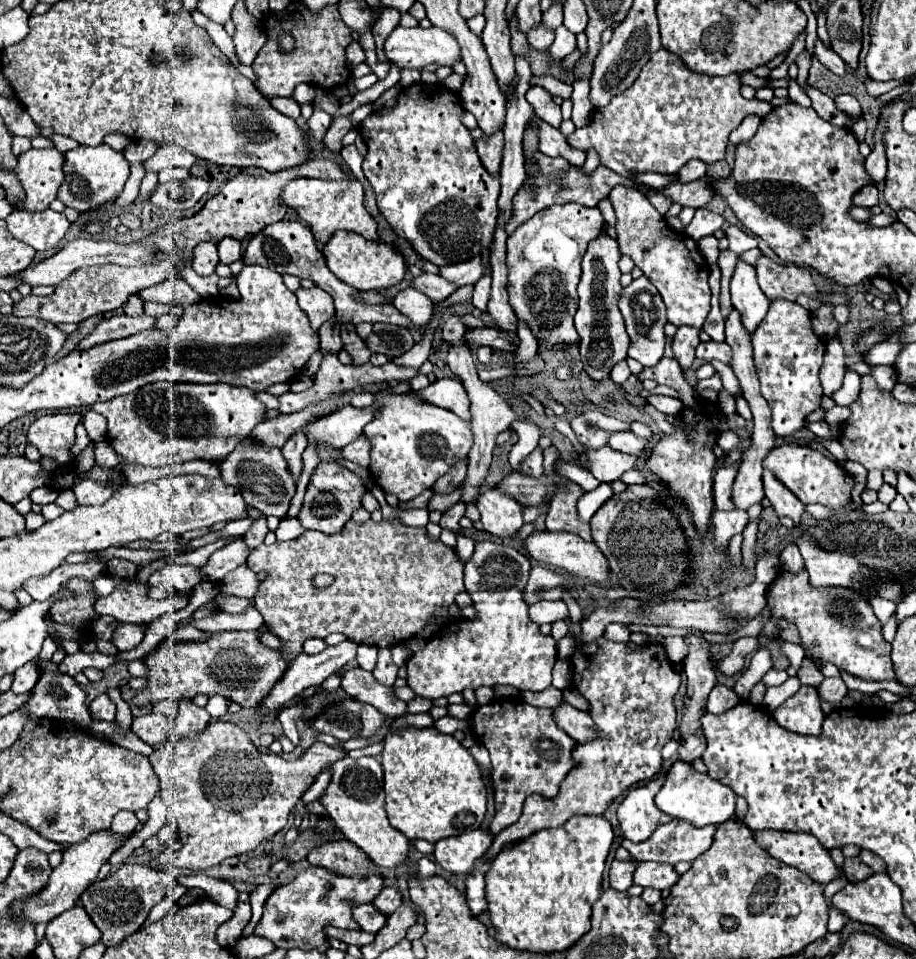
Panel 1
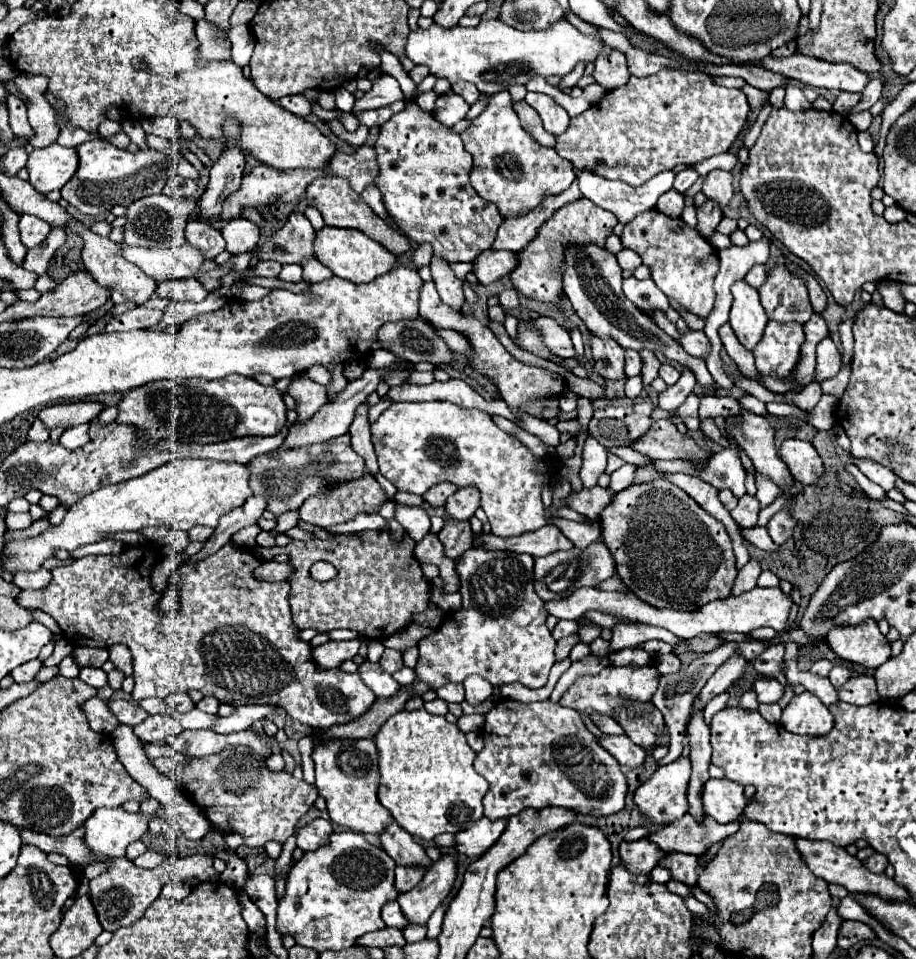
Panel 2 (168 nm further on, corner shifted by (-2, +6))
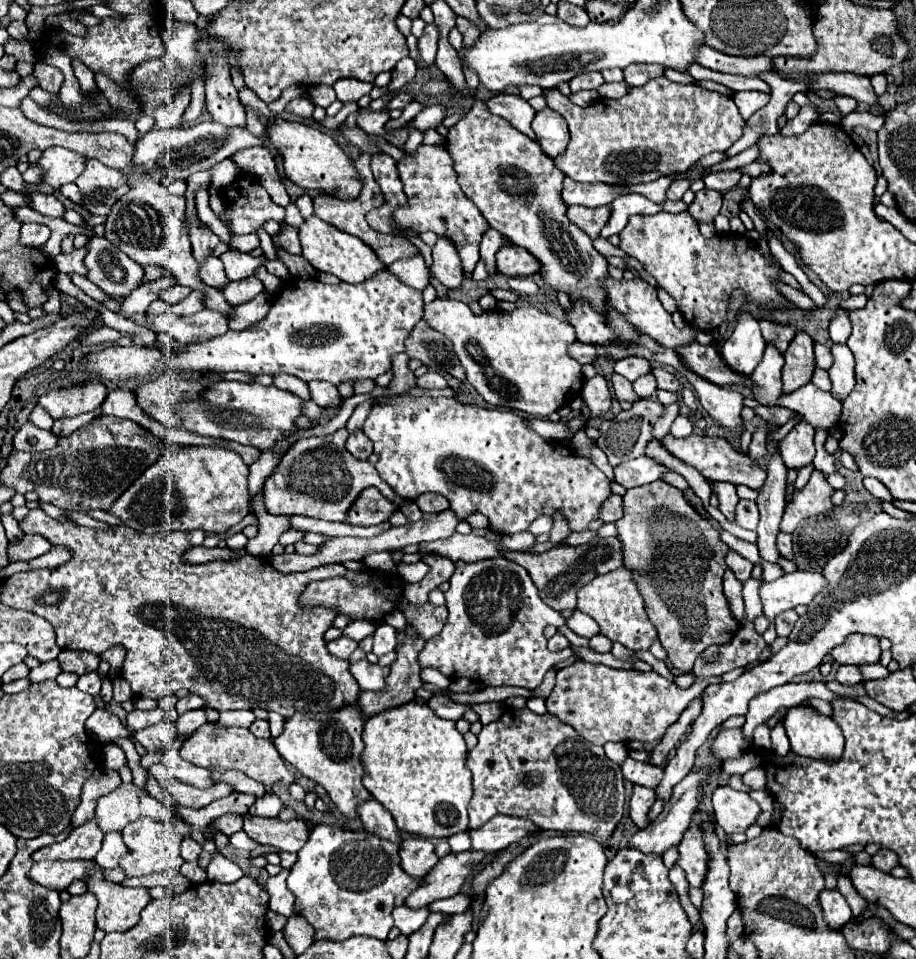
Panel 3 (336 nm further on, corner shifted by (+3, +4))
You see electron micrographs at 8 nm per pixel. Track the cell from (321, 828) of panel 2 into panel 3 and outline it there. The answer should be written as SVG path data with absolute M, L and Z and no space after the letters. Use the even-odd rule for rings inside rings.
M243 815L245 827L243 831L259 845L271 845L277 847L281 851L293 851L297 853L309 833L307 833L307 825L303 821L297 819L289 819L289 821L281 821L281 819L263 819L263 817L253 817L253 815Z

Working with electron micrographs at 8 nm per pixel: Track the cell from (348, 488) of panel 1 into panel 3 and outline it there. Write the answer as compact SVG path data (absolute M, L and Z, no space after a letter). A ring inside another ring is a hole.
M367 487L365 491L361 491L357 501L349 509L347 523L363 525L363 527L379 525L387 521L395 511L397 511L397 505L393 505L393 501L383 497L375 487Z

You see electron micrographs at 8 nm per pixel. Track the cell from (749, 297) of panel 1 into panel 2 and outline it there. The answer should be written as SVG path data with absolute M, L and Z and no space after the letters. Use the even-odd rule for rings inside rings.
M744 279L732 285L734 303L730 309L730 325L738 337L738 341L752 351L760 341L764 327L768 323L766 311L762 309L758 289L748 285Z

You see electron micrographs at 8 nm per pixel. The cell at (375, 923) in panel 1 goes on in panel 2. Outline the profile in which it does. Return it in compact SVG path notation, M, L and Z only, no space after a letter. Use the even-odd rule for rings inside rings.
M390 901L390 903L386 903L382 907L382 921L388 927L398 927L398 929L402 929L406 925L406 919L404 919L404 915L402 915L402 911L400 911L396 901Z

